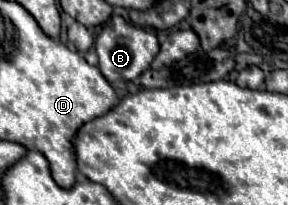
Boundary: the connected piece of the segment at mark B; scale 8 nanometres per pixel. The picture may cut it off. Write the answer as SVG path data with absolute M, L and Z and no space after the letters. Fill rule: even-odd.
M112 16L96 38L96 54L100 58L100 72L106 76L106 80L136 80L144 70L150 68L150 62L158 54L158 40L152 32L126 22L122 16Z

